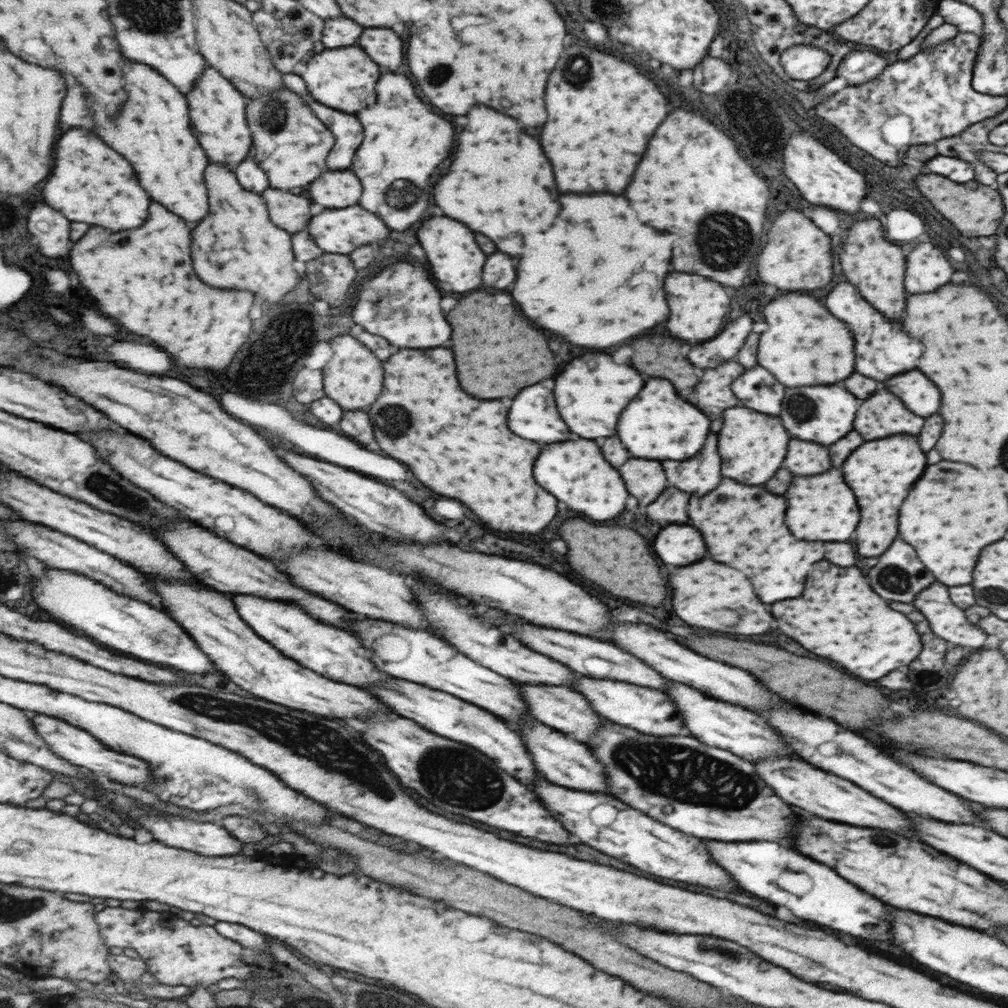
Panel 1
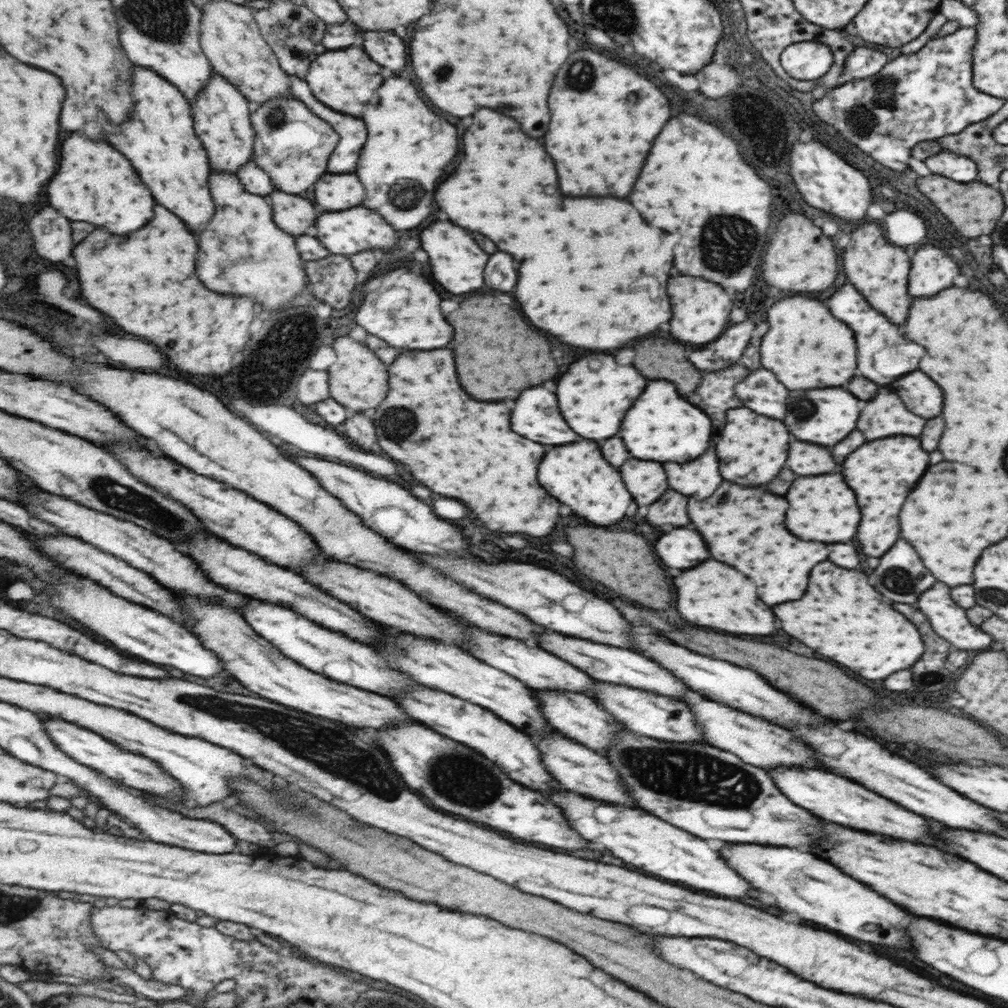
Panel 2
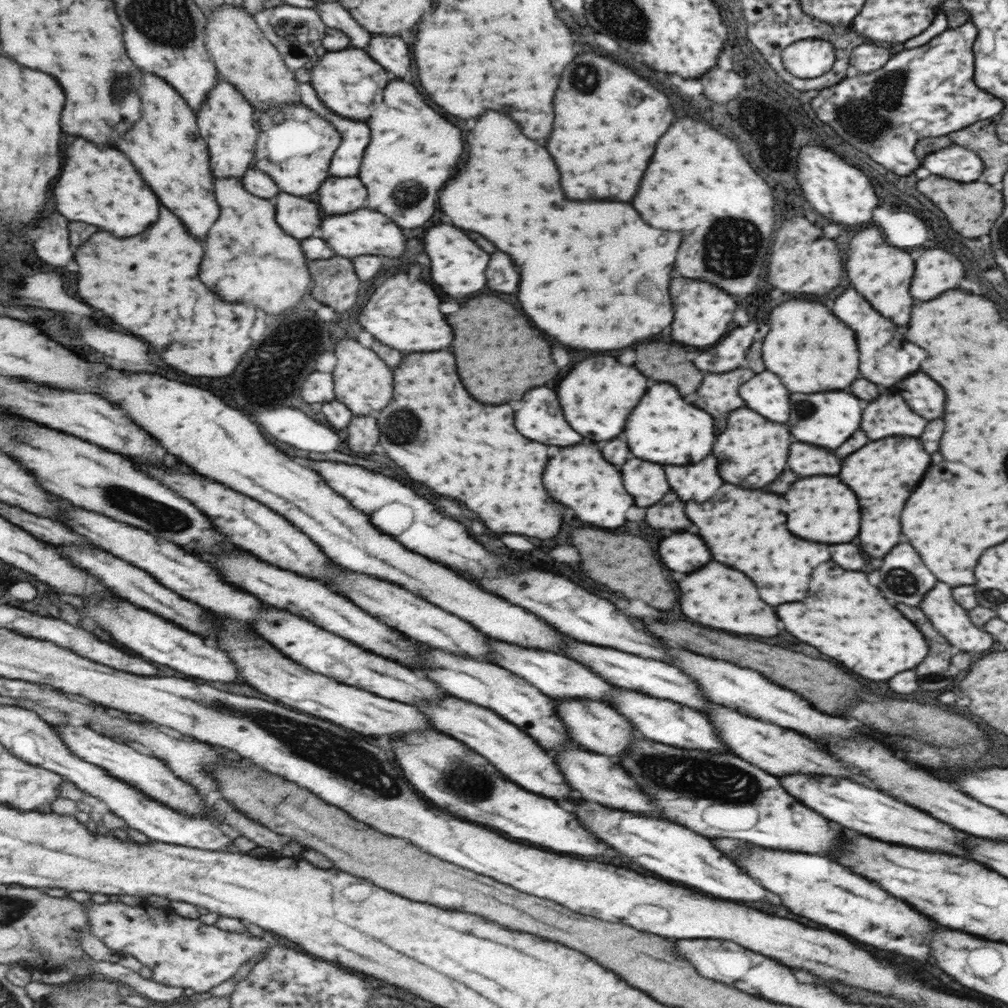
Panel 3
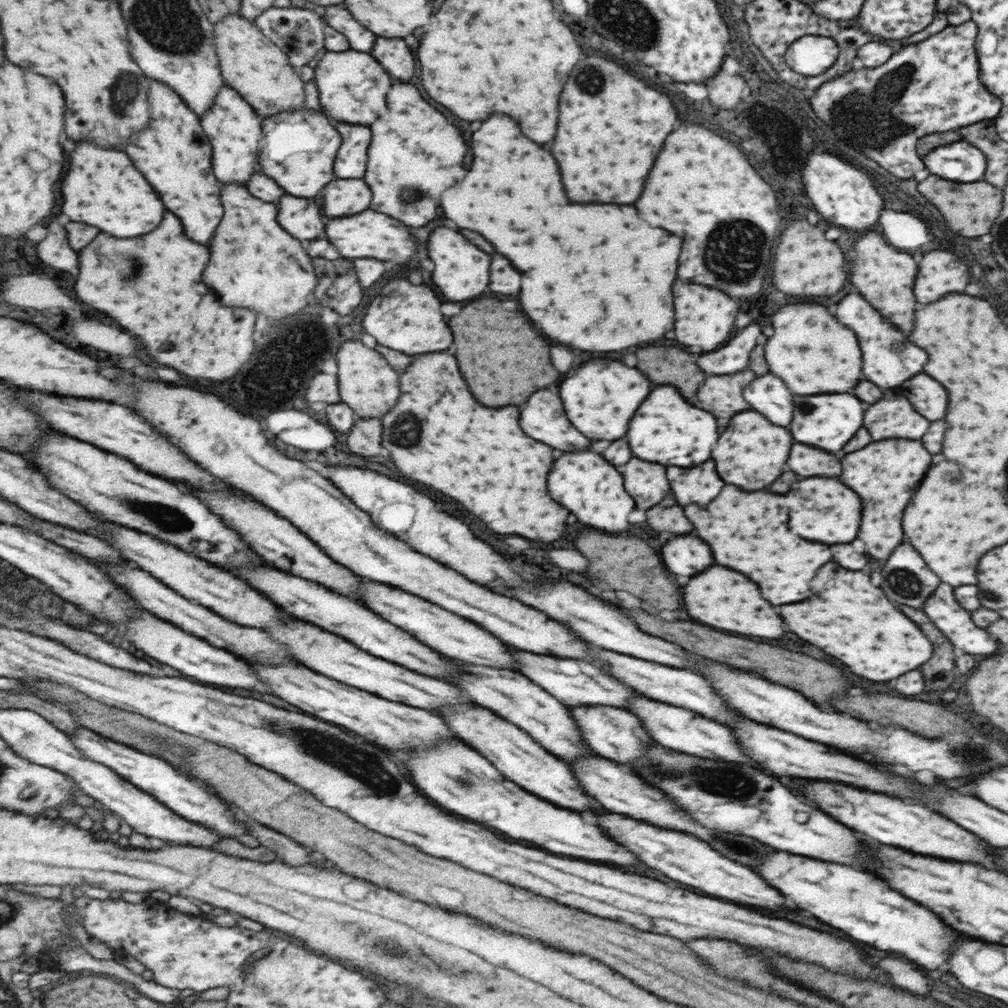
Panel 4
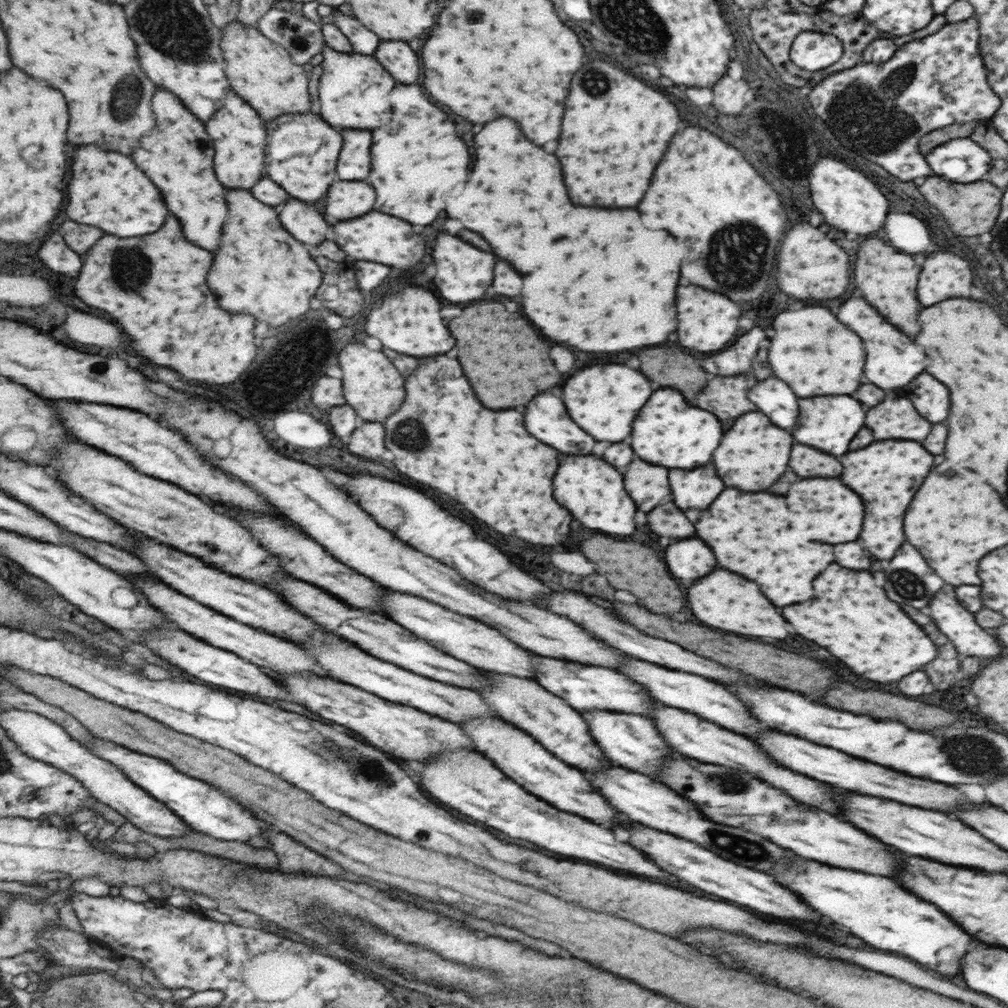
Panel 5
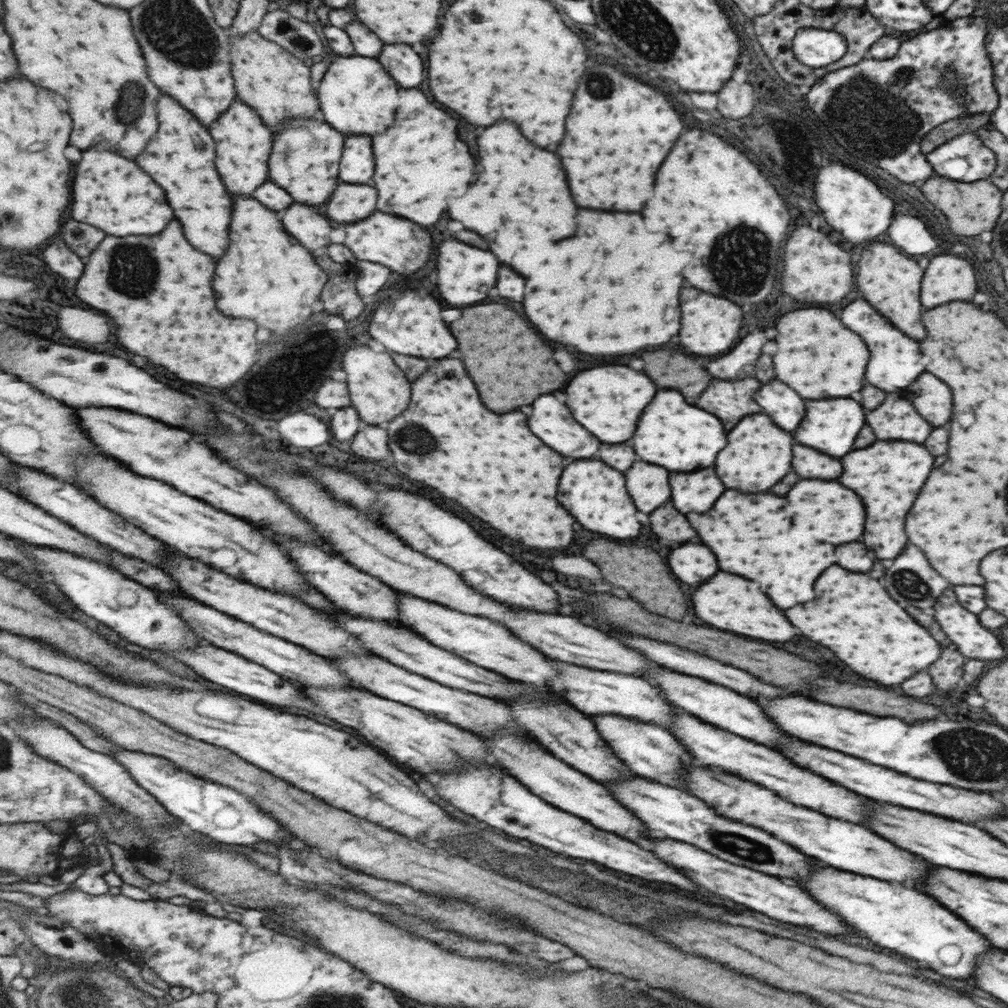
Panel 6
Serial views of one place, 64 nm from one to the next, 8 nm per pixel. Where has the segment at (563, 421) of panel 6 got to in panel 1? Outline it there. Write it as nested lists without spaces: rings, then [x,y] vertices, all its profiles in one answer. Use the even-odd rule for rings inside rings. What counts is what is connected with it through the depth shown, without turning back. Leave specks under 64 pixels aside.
[[[533,384],[523,388],[519,396],[511,400],[511,432],[535,442],[563,442],[577,440],[567,426],[559,420],[551,390]]]

